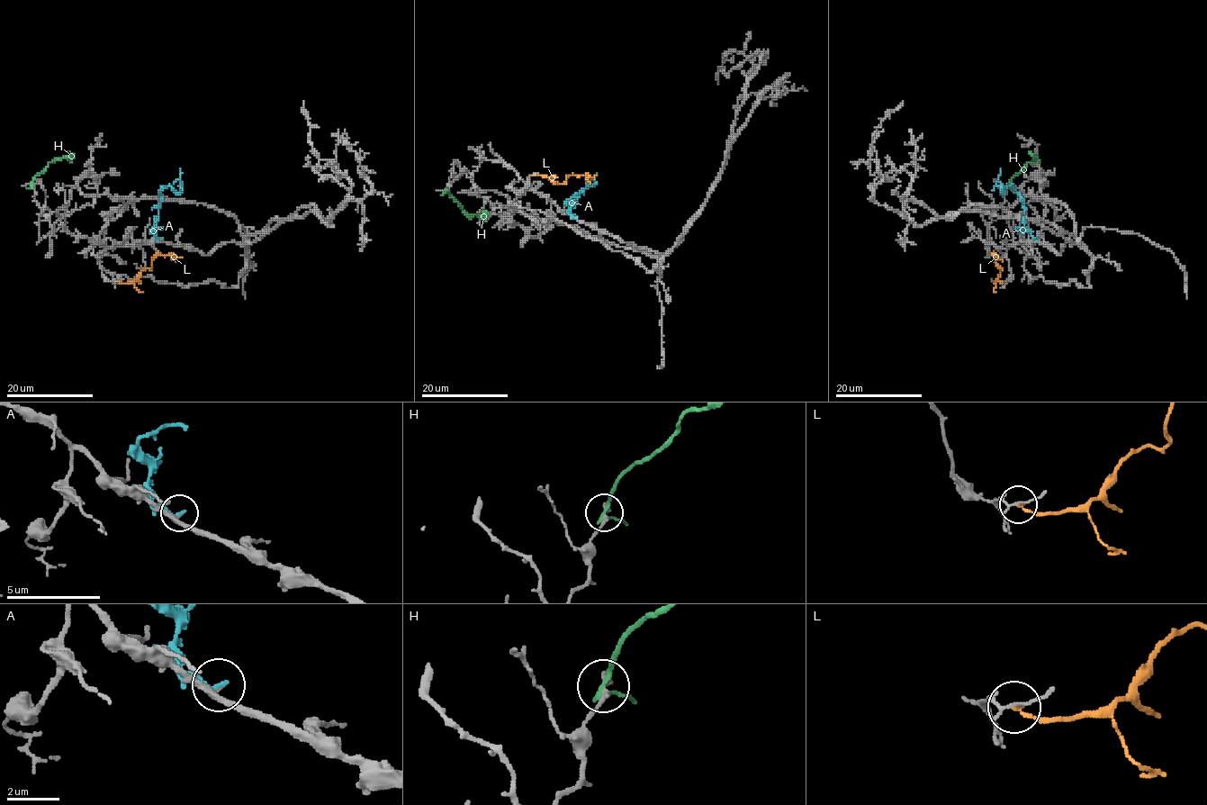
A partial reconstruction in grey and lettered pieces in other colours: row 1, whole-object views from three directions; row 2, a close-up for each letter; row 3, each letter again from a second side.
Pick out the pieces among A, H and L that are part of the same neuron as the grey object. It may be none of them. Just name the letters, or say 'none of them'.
none of them

